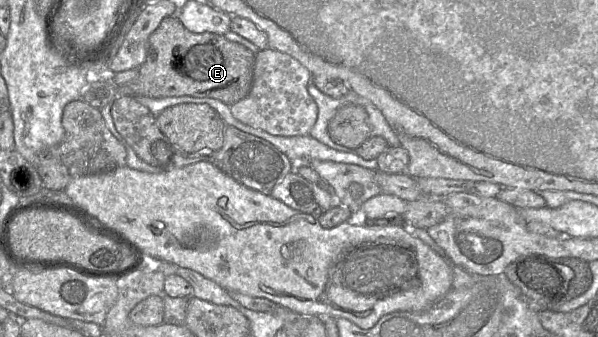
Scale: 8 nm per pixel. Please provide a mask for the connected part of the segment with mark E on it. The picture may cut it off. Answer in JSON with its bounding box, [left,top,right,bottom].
[118,16,255,106]

